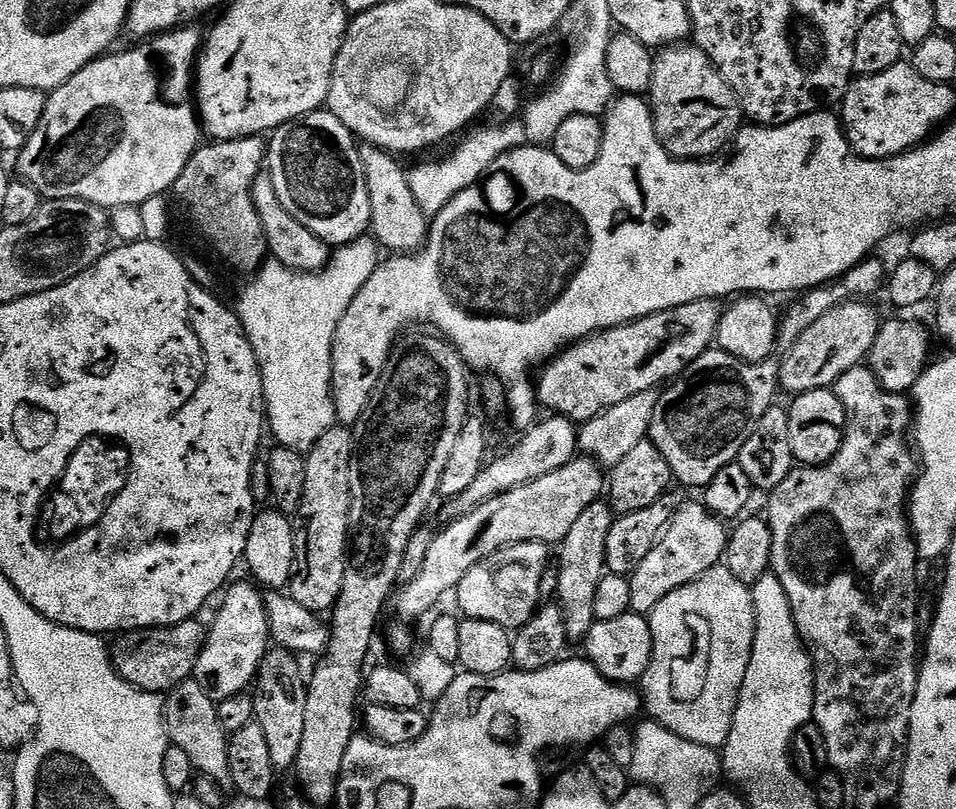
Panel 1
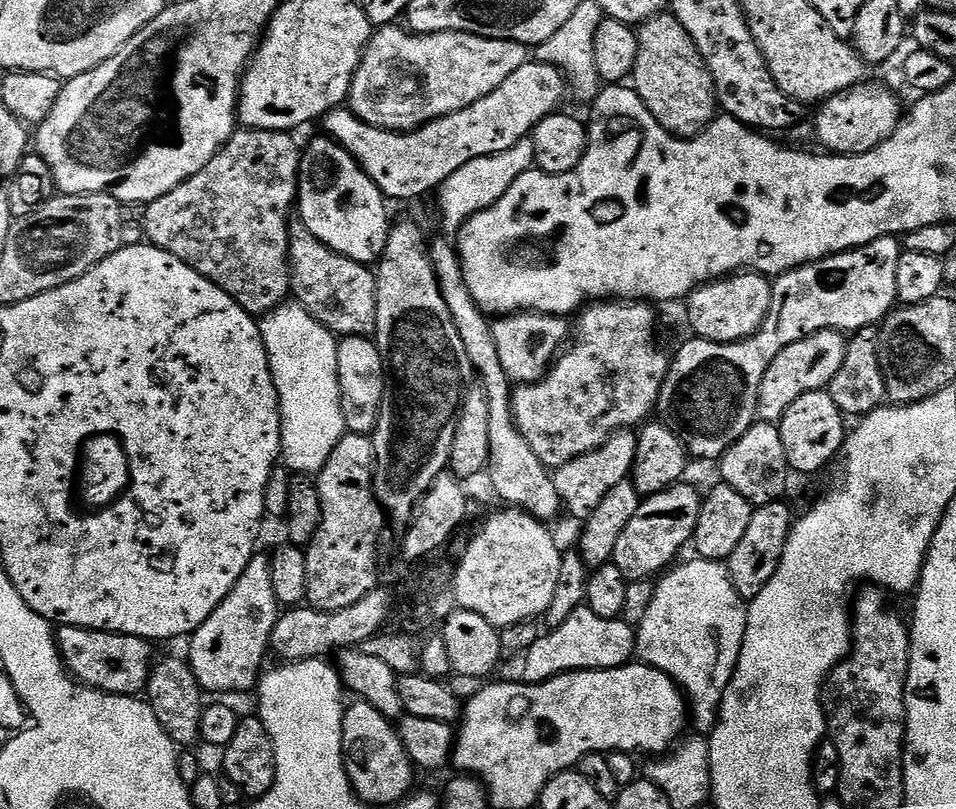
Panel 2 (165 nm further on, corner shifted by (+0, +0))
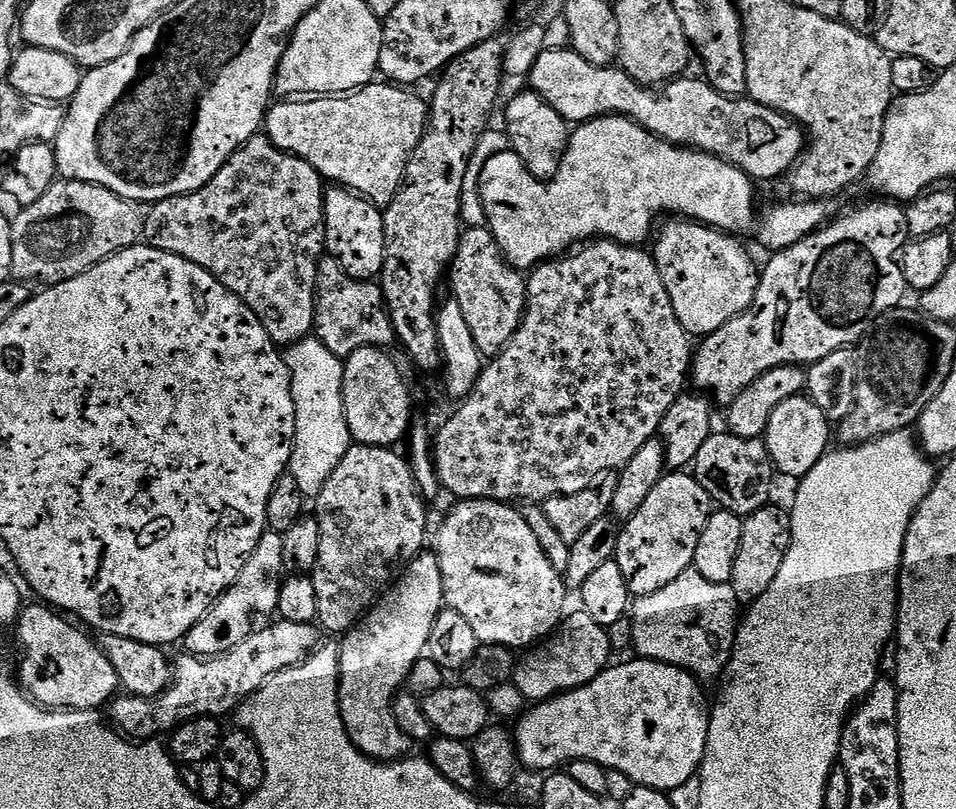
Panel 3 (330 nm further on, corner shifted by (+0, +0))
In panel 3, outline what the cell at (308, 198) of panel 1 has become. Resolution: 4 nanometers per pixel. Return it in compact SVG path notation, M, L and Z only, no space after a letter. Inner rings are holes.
M332 186L324 193L326 248L356 280L375 281L384 271L384 213L372 201L348 188Z

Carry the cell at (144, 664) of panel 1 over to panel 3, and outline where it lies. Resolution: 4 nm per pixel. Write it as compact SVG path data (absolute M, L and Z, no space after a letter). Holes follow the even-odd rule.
M35 602L23 609L20 613L20 619L16 621L14 625L14 633L16 632L16 640L20 643L20 668L18 664L18 683L31 700L35 700L41 708L47 708L49 710L63 710L65 712L95 712L97 710L103 709L104 707L111 705L114 697L121 691L120 679L118 674L115 673L114 666L110 664L110 659L107 658L106 654L101 650L99 643L95 639L91 640L87 636L89 633L85 631L83 627L77 626L71 619L65 618L59 611L53 610L51 607L45 606L43 603Z

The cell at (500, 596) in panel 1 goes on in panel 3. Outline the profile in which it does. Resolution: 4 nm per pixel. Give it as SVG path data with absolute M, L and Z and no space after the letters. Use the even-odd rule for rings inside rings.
M461 500L455 505L457 508L444 520L444 525L440 528L440 541L434 547L435 555L440 557L440 569L442 570L442 586L444 587L444 603L447 607L453 608L462 618L466 618L466 623L474 629L474 638L478 638L481 645L508 647L513 650L528 650L541 643L545 638L552 635L560 626L561 620L566 615L564 609L564 577L554 566L550 566L550 558L546 558L546 553L542 550L542 545L538 543L538 538L534 538L534 533L530 526L526 526L526 518L523 511L515 512L513 505L508 502L498 500Z

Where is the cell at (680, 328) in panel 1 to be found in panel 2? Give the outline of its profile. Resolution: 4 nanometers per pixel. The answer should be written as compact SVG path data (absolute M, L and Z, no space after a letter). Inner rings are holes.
M514 312L492 320L494 346L506 378L513 385L533 384L540 380L552 366L558 353L569 343L570 324L565 317L548 316L545 312Z

